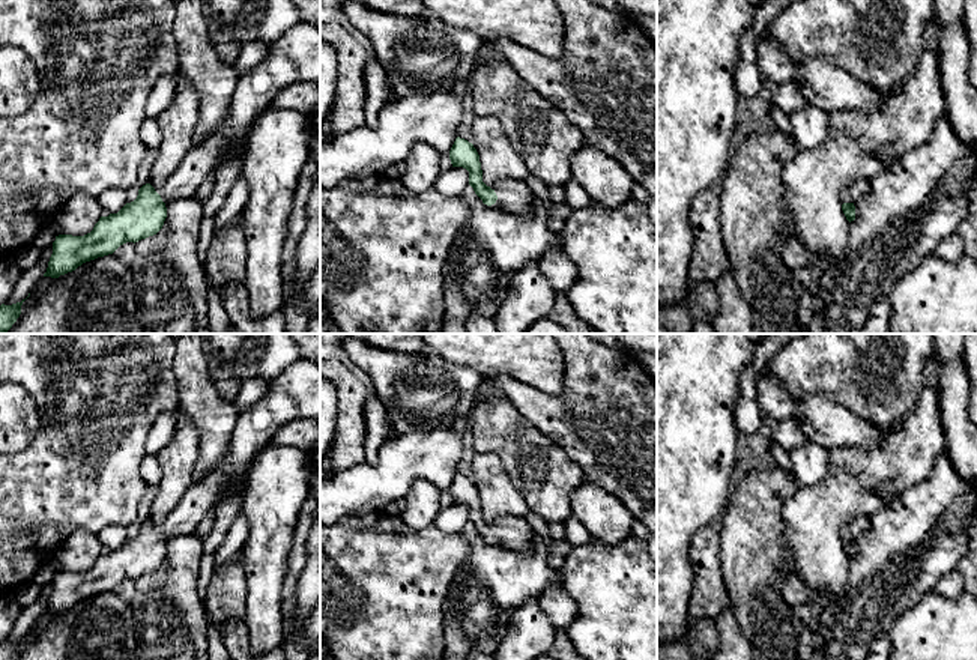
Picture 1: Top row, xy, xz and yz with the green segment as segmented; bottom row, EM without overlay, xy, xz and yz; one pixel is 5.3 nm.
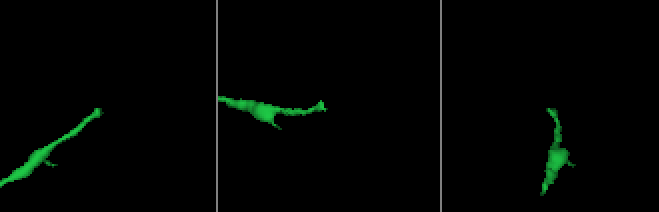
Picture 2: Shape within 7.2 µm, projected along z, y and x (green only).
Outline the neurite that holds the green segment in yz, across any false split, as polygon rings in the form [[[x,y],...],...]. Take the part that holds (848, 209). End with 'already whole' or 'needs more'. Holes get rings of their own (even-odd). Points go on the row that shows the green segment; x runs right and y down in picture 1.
[[[864,177],[857,179],[842,191],[842,201],[843,201],[842,210],[849,223],[855,219],[854,203],[866,197],[869,194],[869,189],[870,189],[869,177]]]; needs more

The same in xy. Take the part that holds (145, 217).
[[[296,23],[274,42],[268,57],[240,72],[221,128],[201,144],[192,146],[179,167],[156,192],[150,183],[117,213],[101,216],[84,236],[59,235],[44,277],[59,278],[86,262],[113,254],[126,242],[156,235],[167,218],[165,203],[191,198],[207,177],[215,177],[231,138],[245,138],[256,117],[275,95],[295,83],[320,83],[320,29]]]; needs more

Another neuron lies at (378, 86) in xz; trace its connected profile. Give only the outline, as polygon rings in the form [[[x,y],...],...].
[[[374,59],[367,63],[364,71],[365,99],[364,114],[365,126],[374,128],[377,125],[379,111],[389,102],[392,84],[383,66]]]

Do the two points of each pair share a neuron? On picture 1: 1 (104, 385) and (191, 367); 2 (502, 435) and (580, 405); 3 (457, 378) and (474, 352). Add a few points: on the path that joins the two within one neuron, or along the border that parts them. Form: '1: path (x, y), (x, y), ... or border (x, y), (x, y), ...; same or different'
1: border (175, 349), (173, 375), (179, 405); different
2: border (507, 399), (526, 420), (559, 445); different
3: border (436, 354), (456, 366), (472, 367), (483, 379); different

